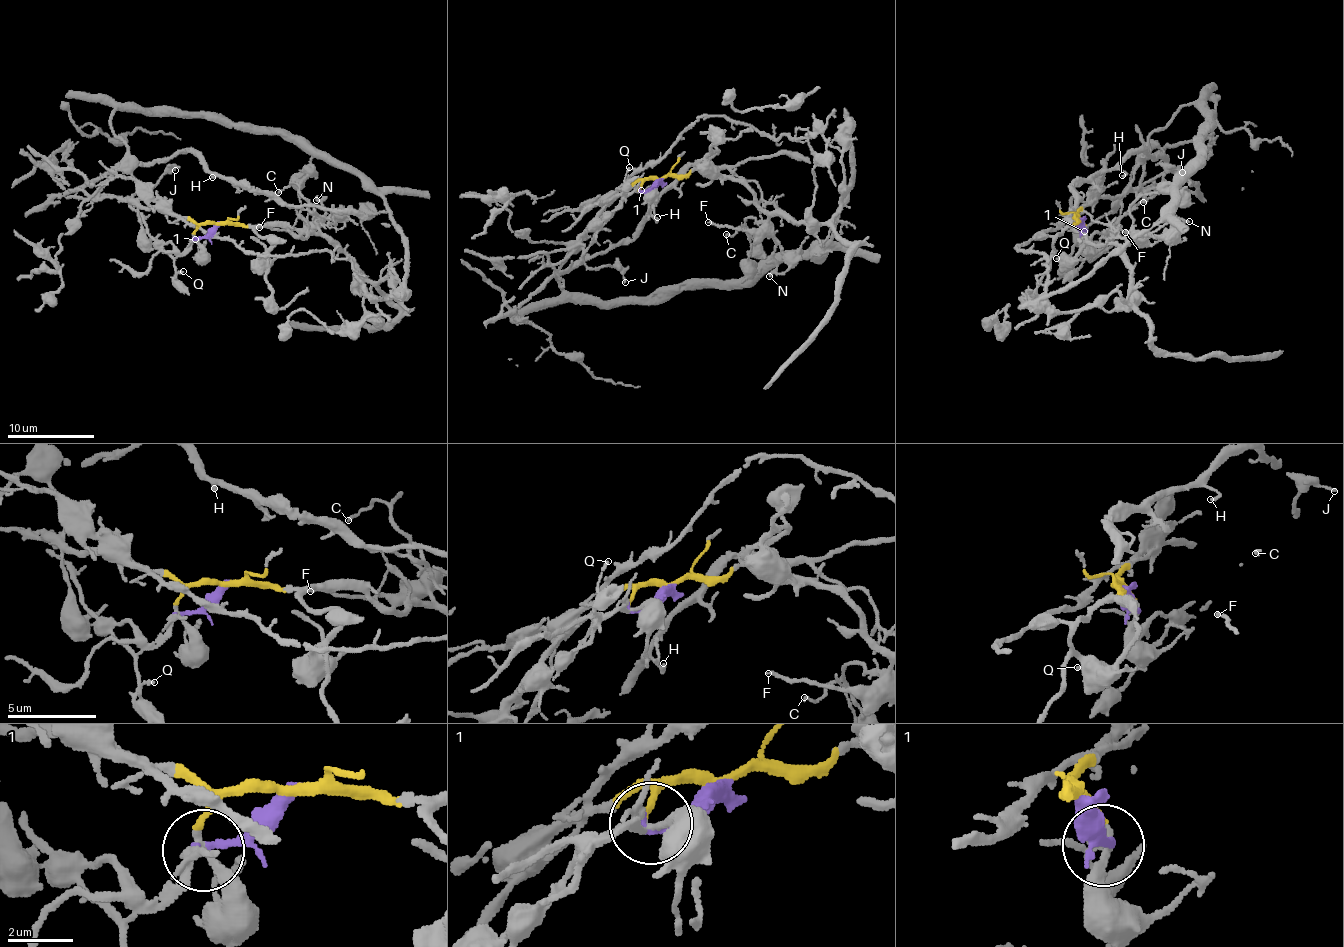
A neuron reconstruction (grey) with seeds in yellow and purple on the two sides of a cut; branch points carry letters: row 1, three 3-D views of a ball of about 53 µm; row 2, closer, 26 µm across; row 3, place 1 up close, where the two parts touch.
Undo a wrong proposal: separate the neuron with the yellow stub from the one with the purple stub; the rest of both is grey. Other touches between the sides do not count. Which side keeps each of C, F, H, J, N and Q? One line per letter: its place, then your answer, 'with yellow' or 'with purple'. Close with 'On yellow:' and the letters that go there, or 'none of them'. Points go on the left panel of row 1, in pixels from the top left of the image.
C: (278, 192) | with yellow
F: (259, 227) | with yellow
H: (212, 177) | with yellow
J: (175, 170) | with purple
N: (316, 200) | with yellow
Q: (183, 271) | with purple
On yellow: C, F, H, N

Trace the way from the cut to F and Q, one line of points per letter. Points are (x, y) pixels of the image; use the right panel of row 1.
F: (1078, 217), (1078, 220), (1072, 223), (1093, 243), (1137, 243), (1126, 233)
Q: (1078, 219), (1084, 229), (1087, 259), (1073, 269), (1057, 257)

